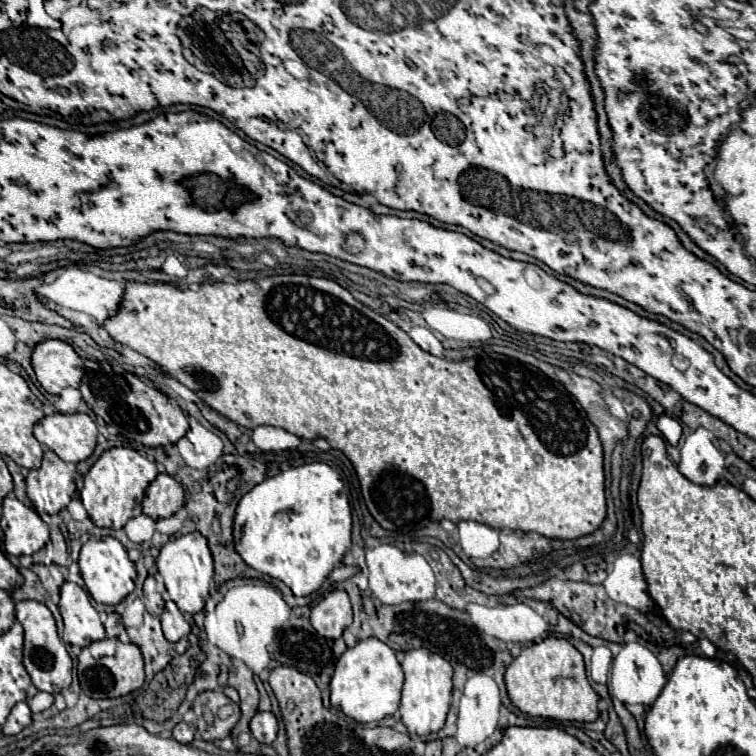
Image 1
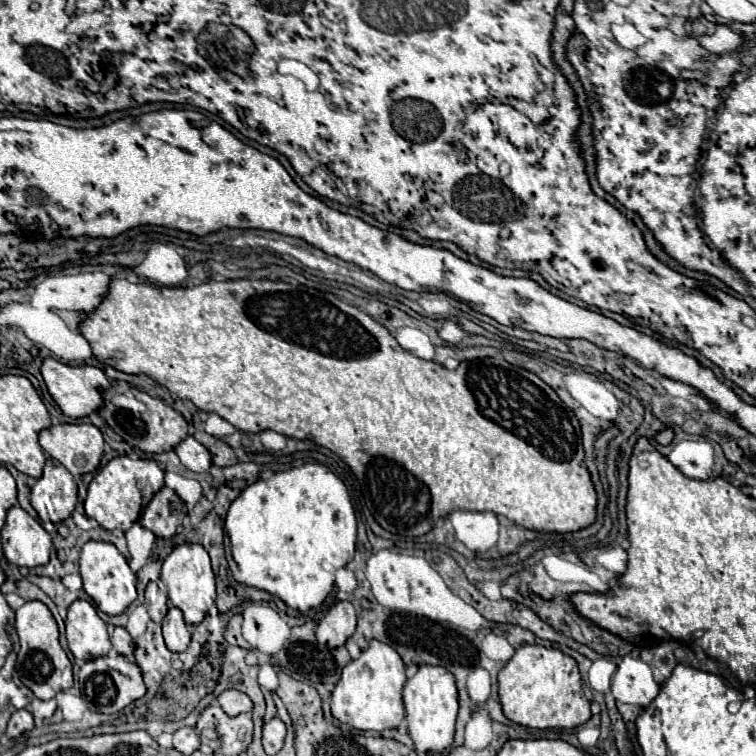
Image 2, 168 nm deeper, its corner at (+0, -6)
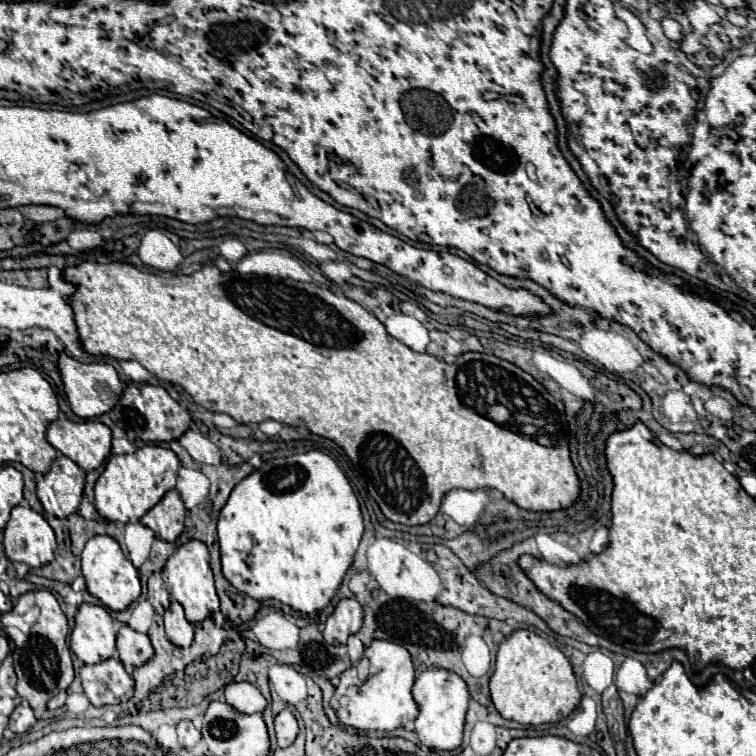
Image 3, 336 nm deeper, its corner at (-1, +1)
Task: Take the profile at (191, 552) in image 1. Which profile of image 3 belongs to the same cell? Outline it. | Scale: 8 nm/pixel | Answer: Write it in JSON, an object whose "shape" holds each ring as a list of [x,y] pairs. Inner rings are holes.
{"shape":[[[189,540],[181,548],[177,548],[169,556],[163,572],[167,576],[165,586],[167,586],[169,594],[183,606],[189,622],[193,622],[193,624],[201,622],[201,620],[209,618],[215,610],[219,610],[219,598],[217,598],[217,592],[215,592],[213,572],[211,572],[211,566],[209,566],[209,550],[203,542]]]}

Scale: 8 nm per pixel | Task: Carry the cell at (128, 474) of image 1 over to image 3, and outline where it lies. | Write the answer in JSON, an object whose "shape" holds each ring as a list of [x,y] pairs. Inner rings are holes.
{"shape":[[[143,446],[133,454],[111,456],[105,472],[95,482],[95,510],[111,522],[137,522],[149,508],[153,508],[167,490],[175,488],[179,460],[173,450],[161,446]]]}

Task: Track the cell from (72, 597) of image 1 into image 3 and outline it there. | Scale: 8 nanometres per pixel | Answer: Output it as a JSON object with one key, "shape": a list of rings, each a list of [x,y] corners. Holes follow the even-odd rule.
{"shape":[[[81,604],[71,632],[71,650],[85,664],[99,664],[115,654],[113,618],[103,606]]]}

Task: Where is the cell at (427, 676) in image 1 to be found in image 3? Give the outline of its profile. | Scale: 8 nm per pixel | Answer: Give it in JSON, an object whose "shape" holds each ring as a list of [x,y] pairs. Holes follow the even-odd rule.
{"shape":[[[427,668],[415,678],[413,698],[419,706],[419,714],[415,718],[415,732],[421,744],[435,750],[455,750],[463,740],[463,724],[469,700],[467,684],[463,682],[463,678],[445,668]]]}

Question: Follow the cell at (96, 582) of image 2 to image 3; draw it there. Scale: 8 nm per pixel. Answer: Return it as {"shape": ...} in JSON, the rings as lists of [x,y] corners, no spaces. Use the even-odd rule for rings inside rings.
{"shape":[[[93,536],[81,554],[81,570],[87,582],[89,594],[99,598],[111,610],[125,610],[131,602],[135,602],[141,594],[139,572],[131,564],[131,560],[121,552],[119,544],[111,536]]]}

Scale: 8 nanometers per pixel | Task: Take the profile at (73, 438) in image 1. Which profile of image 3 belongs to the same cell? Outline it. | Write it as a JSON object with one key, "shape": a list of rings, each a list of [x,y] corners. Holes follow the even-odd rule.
{"shape":[[[55,420],[47,428],[47,442],[85,472],[99,468],[111,454],[111,430],[97,420]]]}

